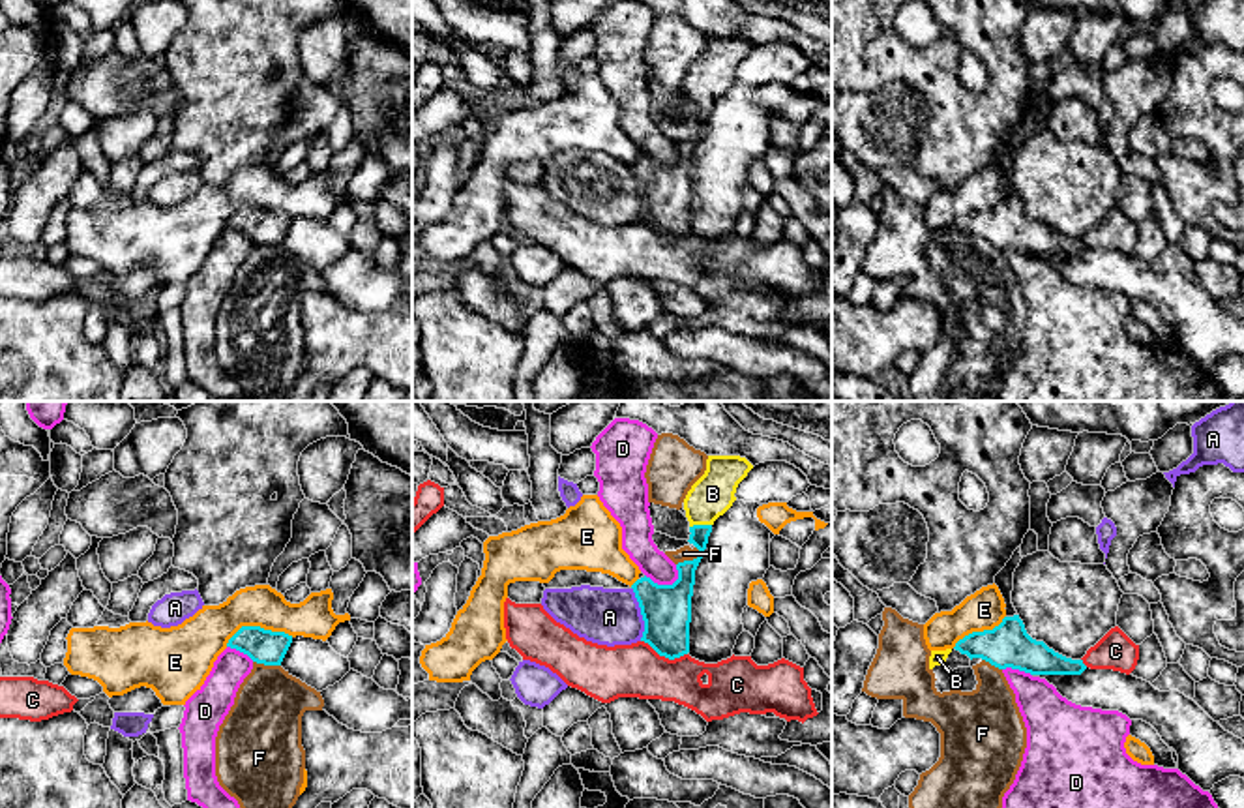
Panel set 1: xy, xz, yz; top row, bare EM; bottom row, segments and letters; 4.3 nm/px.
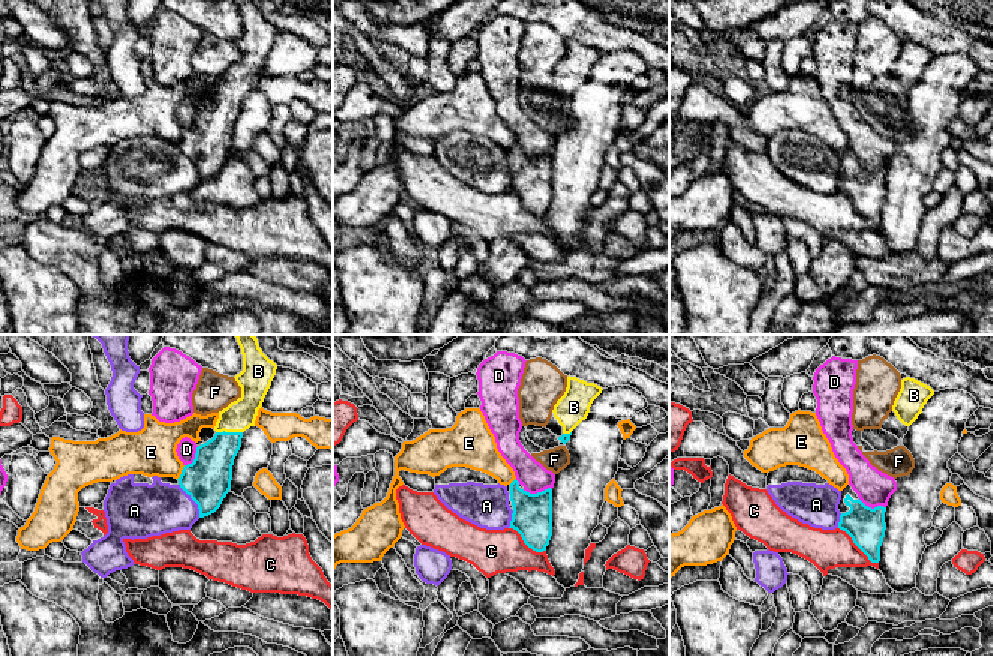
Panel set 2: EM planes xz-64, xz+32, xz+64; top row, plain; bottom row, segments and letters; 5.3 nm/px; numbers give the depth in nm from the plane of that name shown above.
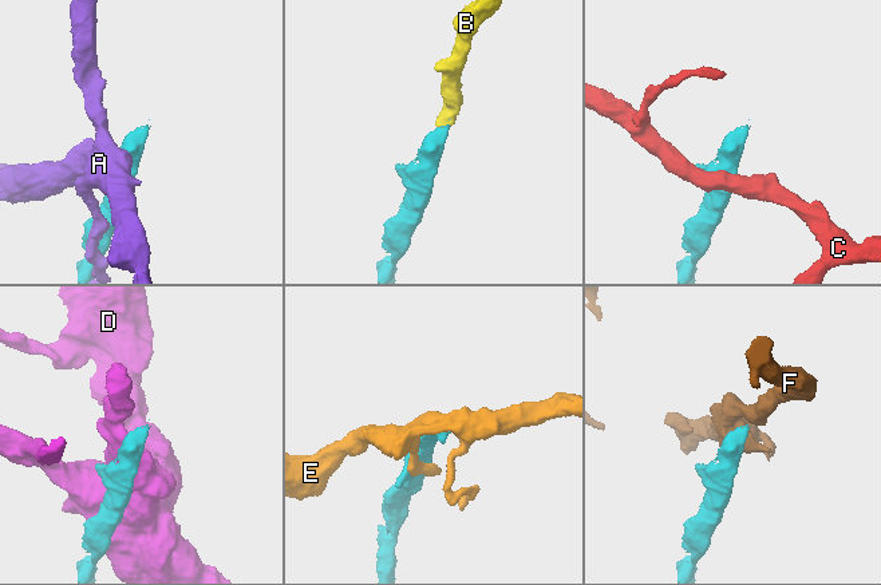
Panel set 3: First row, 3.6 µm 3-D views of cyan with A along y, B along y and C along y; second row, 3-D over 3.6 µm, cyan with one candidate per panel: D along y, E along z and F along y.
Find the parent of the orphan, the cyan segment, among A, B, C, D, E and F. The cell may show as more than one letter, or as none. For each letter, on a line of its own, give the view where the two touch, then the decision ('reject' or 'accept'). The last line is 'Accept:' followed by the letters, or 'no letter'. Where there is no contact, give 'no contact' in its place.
A: xz | reject
B: xz | accept
C: xz | reject
D: xz | reject
E: xy | reject
F: xz | reject
Accept: B

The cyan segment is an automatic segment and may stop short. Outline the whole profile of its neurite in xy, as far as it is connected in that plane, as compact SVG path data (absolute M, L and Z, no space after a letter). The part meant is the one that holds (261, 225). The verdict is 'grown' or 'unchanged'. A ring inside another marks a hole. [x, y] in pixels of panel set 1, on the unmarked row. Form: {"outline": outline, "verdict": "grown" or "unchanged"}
{"outline": "M242 206L227 223L227 227L247 234L253 242L264 246L281 246L292 216L272 212L260 206Z", "verdict": "unchanged"}

